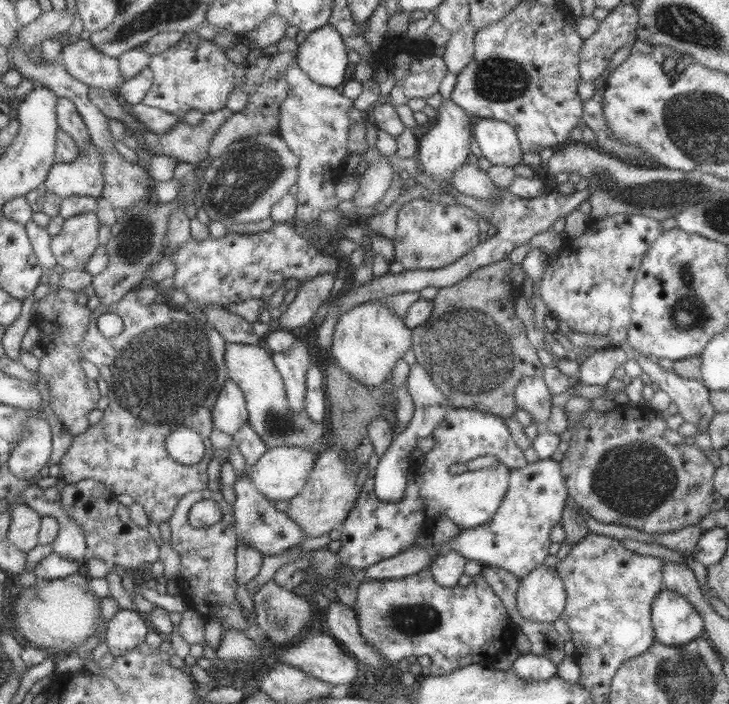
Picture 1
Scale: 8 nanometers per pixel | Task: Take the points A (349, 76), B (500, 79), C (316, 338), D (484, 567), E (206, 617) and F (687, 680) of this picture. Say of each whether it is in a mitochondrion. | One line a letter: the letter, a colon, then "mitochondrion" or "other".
A: other
B: mitochondrion
C: other
D: other
E: other
F: mitochondrion

